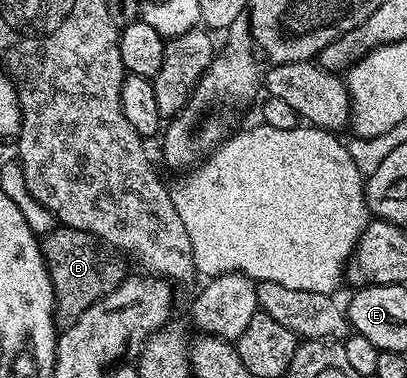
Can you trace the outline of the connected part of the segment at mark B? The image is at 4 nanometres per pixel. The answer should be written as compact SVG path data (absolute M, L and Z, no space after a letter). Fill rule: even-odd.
M57 227L50 230L43 234L40 250L52 284L54 295L52 315L56 319L57 330L60 331L69 329L78 319L78 315L82 315L82 311L110 295L110 291L117 289L126 276L123 265L125 262L119 256L111 255L112 257L104 261L105 250L87 233L77 229Z

